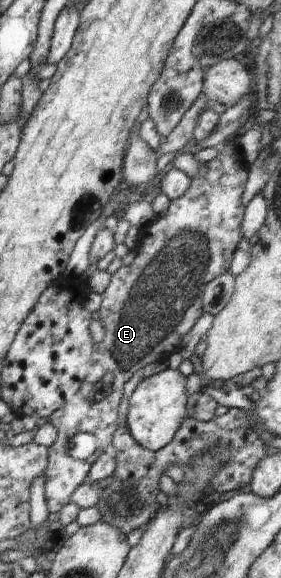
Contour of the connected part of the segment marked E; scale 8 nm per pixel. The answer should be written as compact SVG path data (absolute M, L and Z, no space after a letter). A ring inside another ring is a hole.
M236 140L227 141L218 148L219 155L203 163L197 177L191 180L187 193L173 200L165 215L157 216L139 230L142 236L138 247L133 249L130 258L111 276L107 289L102 293L103 299L98 310L105 329L103 341L94 345L94 350L88 359L88 372L77 393L72 395L67 404L55 410L48 419L48 423L53 424L58 433L56 442L47 449L48 464L44 471L45 501L49 513L59 513L67 503L71 502L73 491L84 483L91 466L101 454L111 450L112 436L117 429L118 405L124 385L129 378L146 365L168 359L173 353L182 349L187 333L204 314L202 293L206 285L230 269L234 251L243 237L241 228L245 207L241 203L241 196L249 171L248 167L236 158ZM81 431L93 433L99 441L99 446L87 459L77 461L69 455L67 449L69 449L69 439Z

